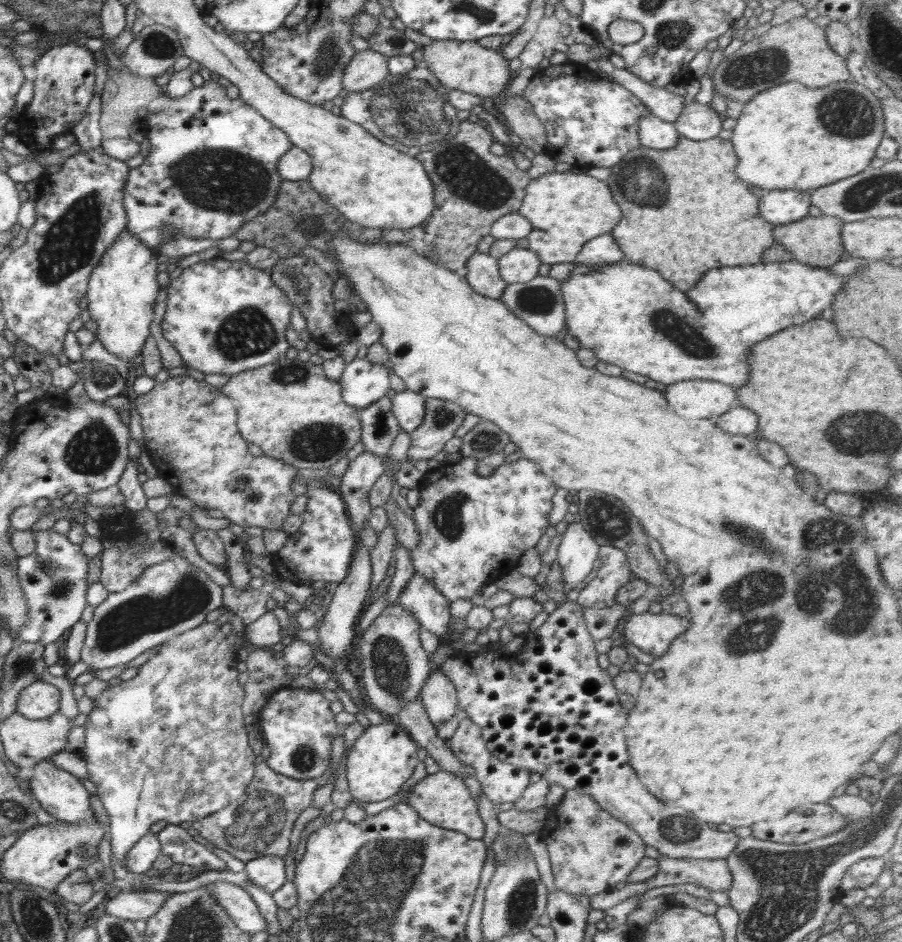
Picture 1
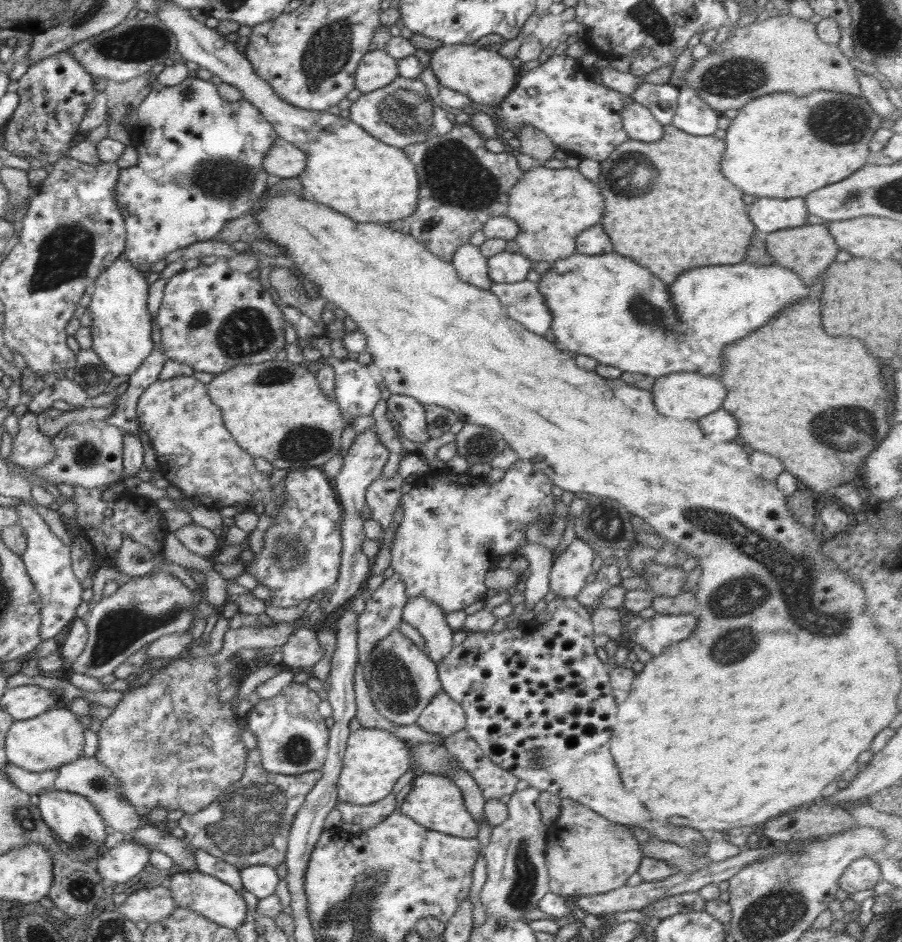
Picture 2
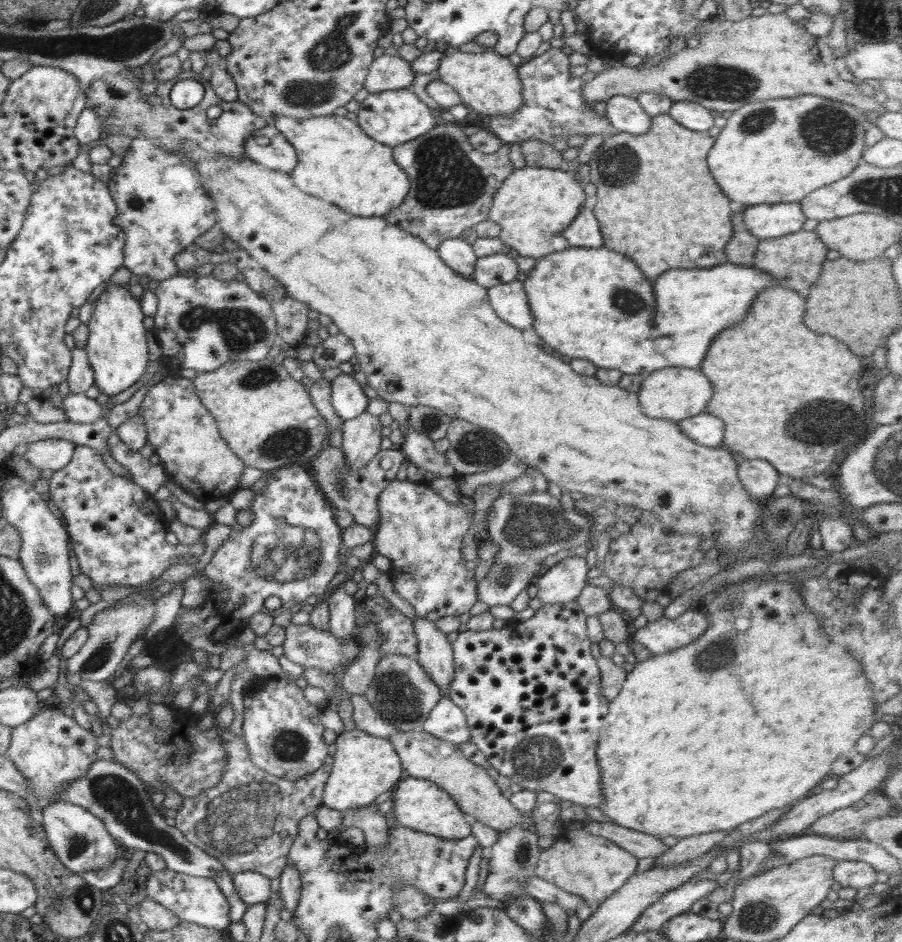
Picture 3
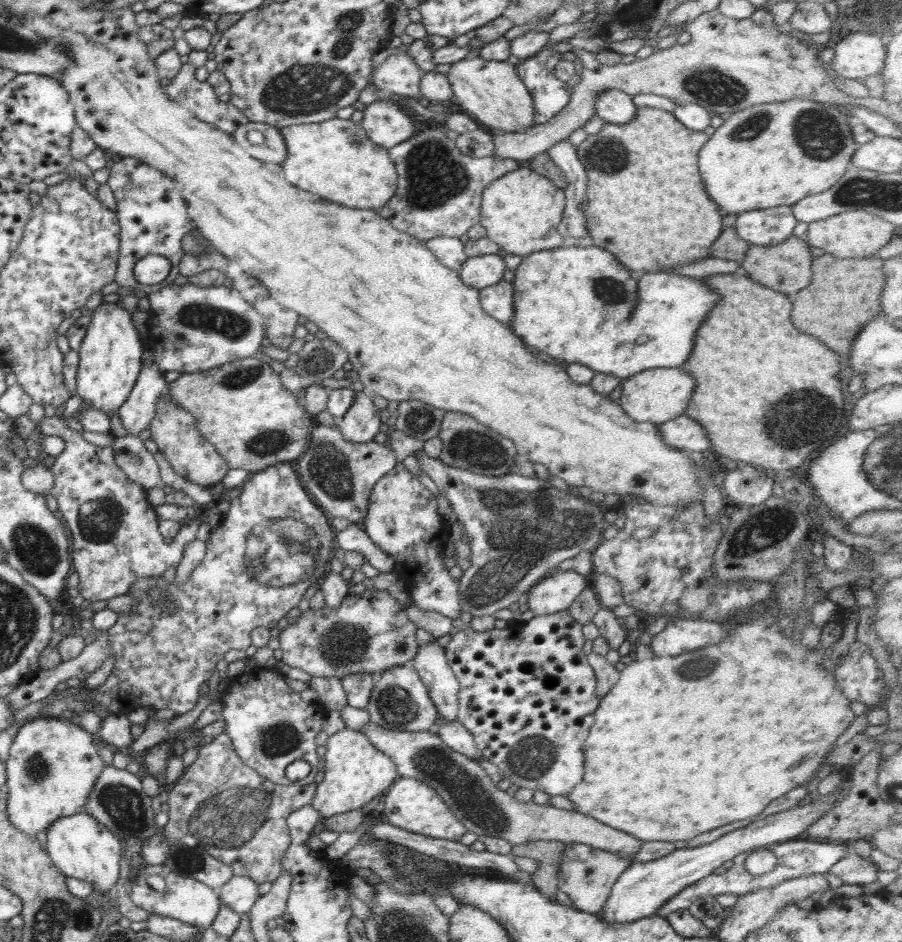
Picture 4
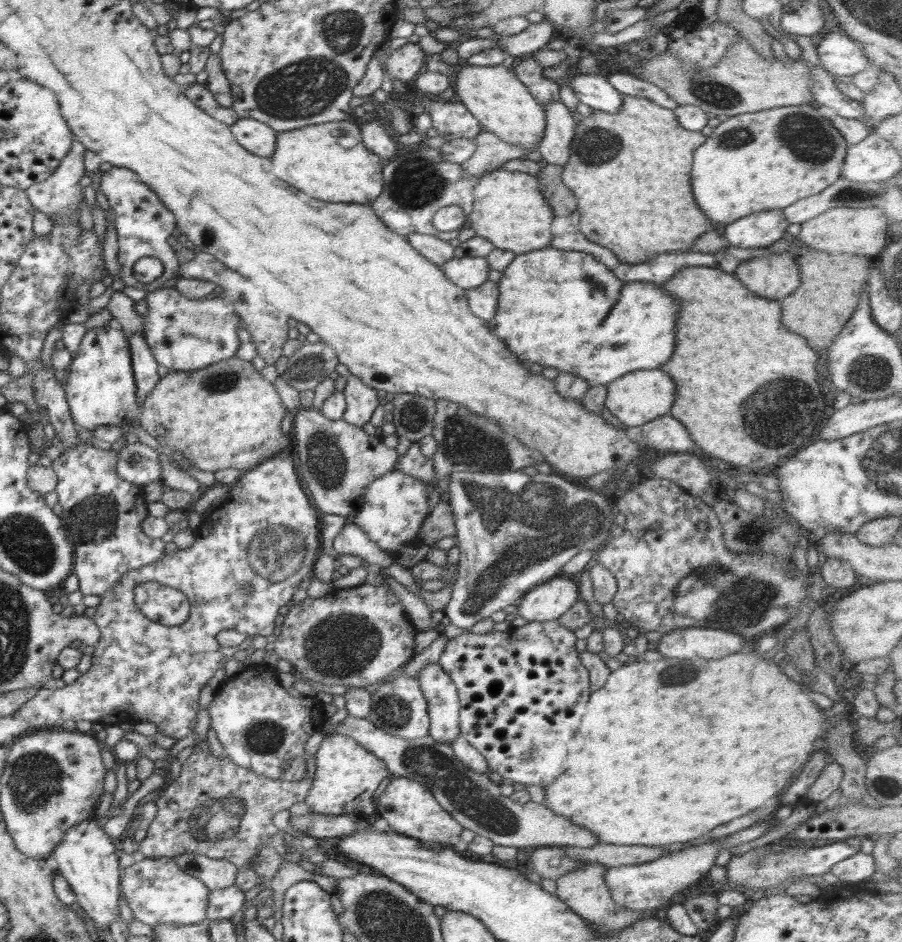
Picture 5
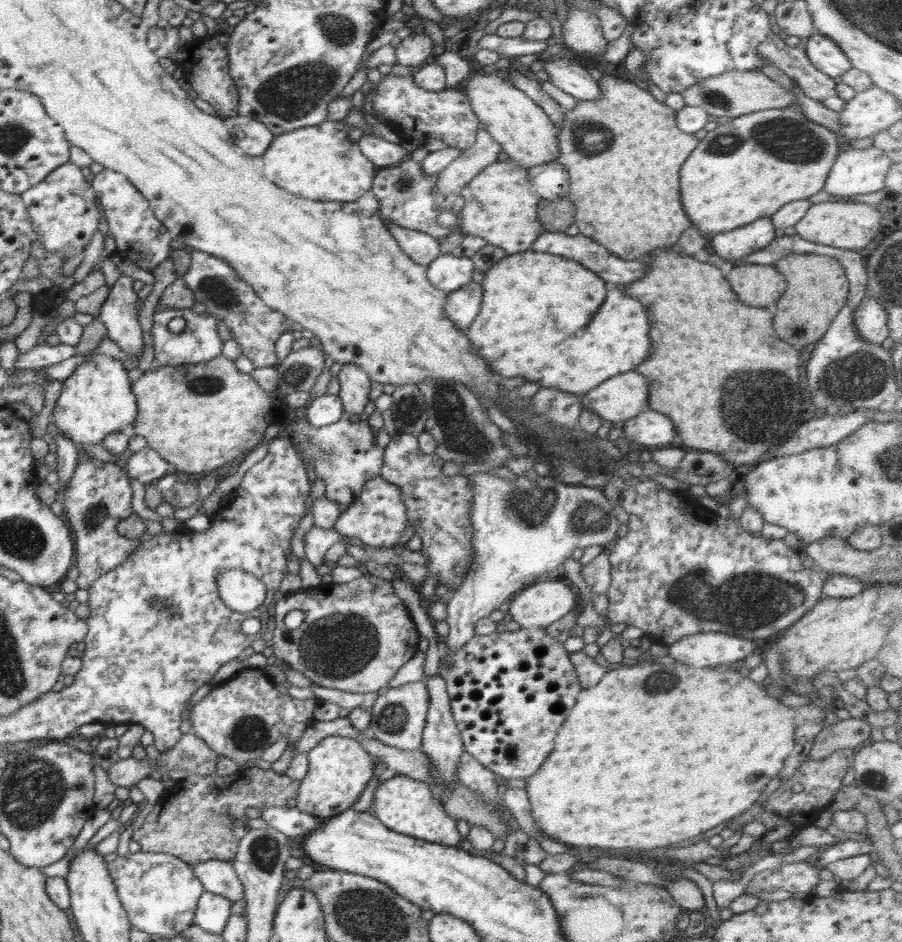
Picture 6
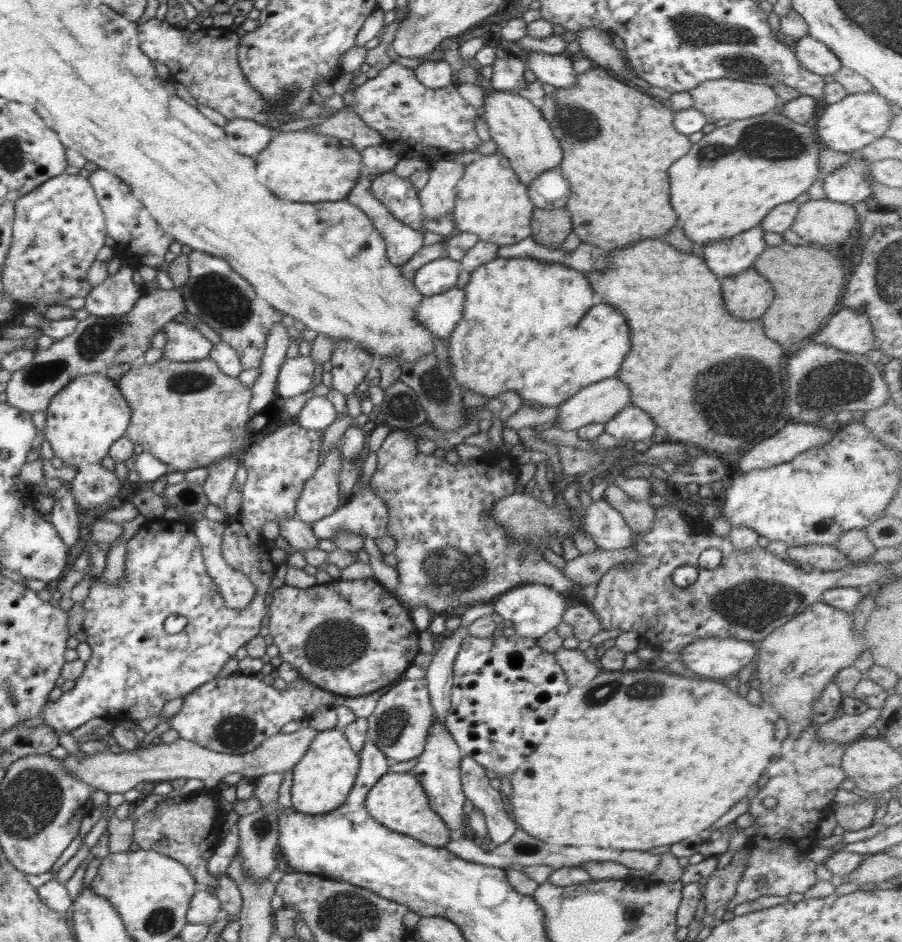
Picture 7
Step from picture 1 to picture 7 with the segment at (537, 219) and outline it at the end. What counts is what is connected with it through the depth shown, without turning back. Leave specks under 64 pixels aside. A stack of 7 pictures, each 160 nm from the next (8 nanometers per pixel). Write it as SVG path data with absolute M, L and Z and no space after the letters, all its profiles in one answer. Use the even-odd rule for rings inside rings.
M495 153L478 156L465 166L464 176L456 186L453 208L455 228L478 236L480 241L508 246L531 236L531 218L535 206L530 199L528 187L520 183L510 162Z

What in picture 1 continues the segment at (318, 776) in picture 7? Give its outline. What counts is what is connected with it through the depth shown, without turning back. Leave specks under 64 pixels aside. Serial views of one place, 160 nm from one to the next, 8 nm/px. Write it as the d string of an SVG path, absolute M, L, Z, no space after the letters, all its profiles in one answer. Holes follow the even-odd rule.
M388 719L377 725L368 725L346 755L348 790L356 802L369 803L386 800L398 793L412 776L418 764L419 748L395 720Z

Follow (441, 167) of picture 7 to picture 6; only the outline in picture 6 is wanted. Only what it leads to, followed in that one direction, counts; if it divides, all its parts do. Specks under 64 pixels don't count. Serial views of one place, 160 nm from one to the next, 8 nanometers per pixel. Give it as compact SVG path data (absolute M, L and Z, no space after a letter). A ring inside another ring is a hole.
M483 127L477 133L473 146L462 151L452 164L448 164L438 175L438 191L442 195L460 195L461 191L486 166L498 162L502 148Z

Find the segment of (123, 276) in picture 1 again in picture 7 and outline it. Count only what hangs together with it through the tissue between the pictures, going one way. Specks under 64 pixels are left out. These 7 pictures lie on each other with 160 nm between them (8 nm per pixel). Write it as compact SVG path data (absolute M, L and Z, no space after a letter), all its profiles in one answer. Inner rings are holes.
M103 372L75 377L51 399L45 412L46 425L43 431L54 456L63 460L64 465L77 468L71 483L78 509L86 512L118 496L123 482L119 481L114 471L106 470L102 460L113 442L125 434L132 409L122 397L116 382L108 379Z

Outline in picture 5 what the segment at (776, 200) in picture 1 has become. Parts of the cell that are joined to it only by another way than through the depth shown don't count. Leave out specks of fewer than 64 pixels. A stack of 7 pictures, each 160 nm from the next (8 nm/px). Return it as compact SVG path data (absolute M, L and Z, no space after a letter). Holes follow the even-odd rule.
M764 210L720 228L730 247L768 248L786 234L789 222L783 210Z

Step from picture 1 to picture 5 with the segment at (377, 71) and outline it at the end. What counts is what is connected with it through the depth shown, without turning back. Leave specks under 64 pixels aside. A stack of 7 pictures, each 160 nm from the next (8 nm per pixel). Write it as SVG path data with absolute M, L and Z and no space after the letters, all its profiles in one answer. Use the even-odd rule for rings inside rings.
M412 43L389 52L386 66L388 76L401 80L408 88L412 88L418 73L424 70L426 55L419 44Z

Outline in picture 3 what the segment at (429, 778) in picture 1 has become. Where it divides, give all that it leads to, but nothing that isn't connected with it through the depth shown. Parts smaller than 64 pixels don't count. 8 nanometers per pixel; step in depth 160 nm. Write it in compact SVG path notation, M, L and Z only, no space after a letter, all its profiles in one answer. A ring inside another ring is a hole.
M405 776L395 786L388 805L394 807L397 823L412 830L446 839L459 839L471 834L468 817L460 810L457 802L435 782Z

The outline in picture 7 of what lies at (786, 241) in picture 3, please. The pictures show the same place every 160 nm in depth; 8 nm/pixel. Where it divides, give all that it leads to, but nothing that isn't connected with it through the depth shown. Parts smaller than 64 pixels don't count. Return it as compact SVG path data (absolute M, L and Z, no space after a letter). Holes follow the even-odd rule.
M754 268L730 277L719 277L726 310L734 318L761 319L774 298L774 289Z

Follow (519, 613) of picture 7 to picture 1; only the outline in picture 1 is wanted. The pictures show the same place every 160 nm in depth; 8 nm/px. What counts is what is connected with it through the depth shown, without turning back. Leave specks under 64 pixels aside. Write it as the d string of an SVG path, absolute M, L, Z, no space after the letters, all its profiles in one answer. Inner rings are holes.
M580 522L570 523L563 533L563 538L558 547L557 562L562 569L563 582L571 584L573 587L584 582L586 576L592 572L594 562L599 557L599 544L590 536L590 533Z

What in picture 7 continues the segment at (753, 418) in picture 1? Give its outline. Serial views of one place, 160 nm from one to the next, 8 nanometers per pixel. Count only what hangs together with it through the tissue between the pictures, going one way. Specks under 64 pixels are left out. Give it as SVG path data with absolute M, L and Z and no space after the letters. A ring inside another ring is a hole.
M632 404L618 411L614 418L605 423L604 430L618 440L626 439L634 442L650 442L654 433L660 431L657 424L645 410Z

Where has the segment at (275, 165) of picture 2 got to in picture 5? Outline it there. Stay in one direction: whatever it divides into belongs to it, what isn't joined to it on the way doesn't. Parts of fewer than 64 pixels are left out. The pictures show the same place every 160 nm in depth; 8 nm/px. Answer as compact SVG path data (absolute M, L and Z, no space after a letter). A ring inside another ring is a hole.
M252 118L238 119L230 131L236 141L251 154L271 159L276 152L277 132Z

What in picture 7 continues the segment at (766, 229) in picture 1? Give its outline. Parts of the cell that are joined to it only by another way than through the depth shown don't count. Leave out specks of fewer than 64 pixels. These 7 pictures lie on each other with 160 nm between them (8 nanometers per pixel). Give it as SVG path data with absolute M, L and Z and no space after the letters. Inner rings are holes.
M594 65L591 69L577 74L577 83L574 87L557 88L551 95L546 93L541 101L535 101L535 105L542 113L542 117L548 122L554 137L558 139L558 143L562 148L563 158L559 167L561 168L562 176L568 179L571 187L569 200L564 207L571 214L573 232L577 234L580 240L599 246L604 252L609 253L614 250L620 250L620 248L626 248L626 245L640 242L640 240L661 238L663 234L672 229L672 226L676 224L676 214L674 214L674 210L672 210L672 206L668 202L670 200L670 194L668 194L670 184L668 184L668 174L666 172L668 172L672 162L676 162L678 158L682 158L682 156L686 156L690 152L693 144L688 137L675 130L673 124L675 114L672 113L670 108L664 106L656 97L650 97L650 95L636 90L636 87L626 85L608 74L606 69Z

